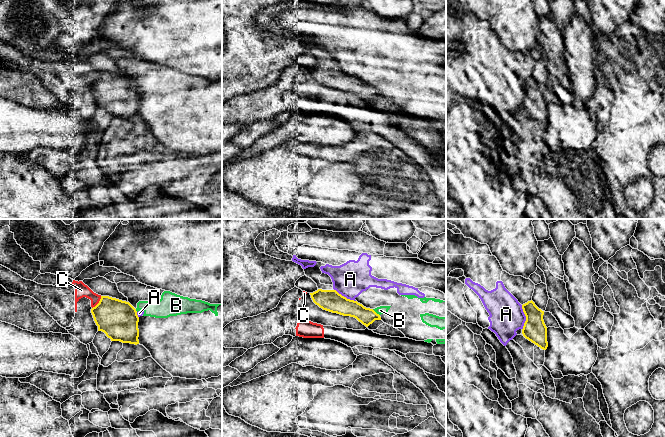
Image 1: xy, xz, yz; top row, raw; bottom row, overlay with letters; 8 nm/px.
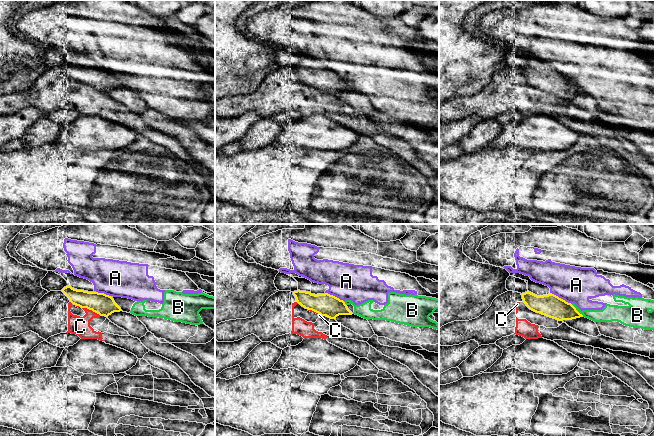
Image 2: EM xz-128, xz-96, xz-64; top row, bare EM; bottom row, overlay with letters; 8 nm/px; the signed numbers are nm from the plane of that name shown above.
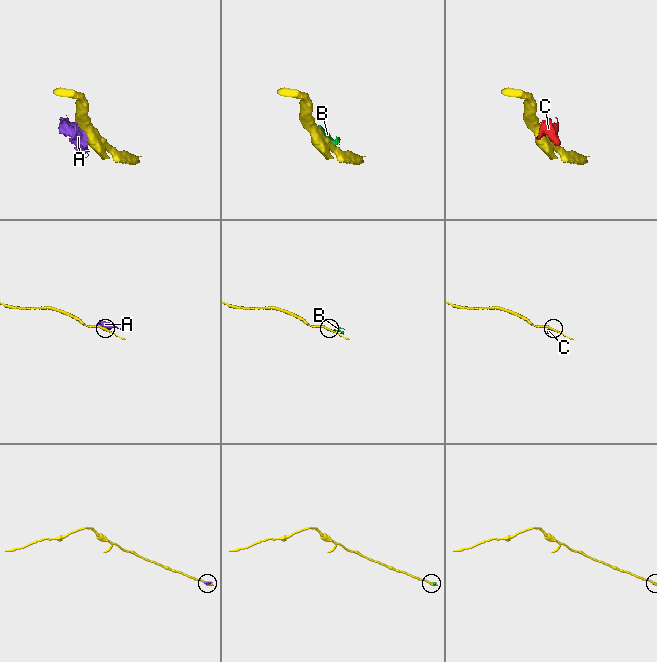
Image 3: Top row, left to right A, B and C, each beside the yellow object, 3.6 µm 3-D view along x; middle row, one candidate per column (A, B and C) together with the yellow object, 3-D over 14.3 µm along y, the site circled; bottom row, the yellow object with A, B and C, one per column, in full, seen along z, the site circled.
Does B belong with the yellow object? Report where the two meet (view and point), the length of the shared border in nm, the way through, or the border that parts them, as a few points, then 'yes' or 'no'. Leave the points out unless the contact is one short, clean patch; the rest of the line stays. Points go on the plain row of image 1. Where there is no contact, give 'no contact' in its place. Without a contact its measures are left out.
contact xz (375, 88); length 80 nm; border xz (372, 85), (379, 91); no

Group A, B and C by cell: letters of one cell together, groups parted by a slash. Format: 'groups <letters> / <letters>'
groups A B / C

